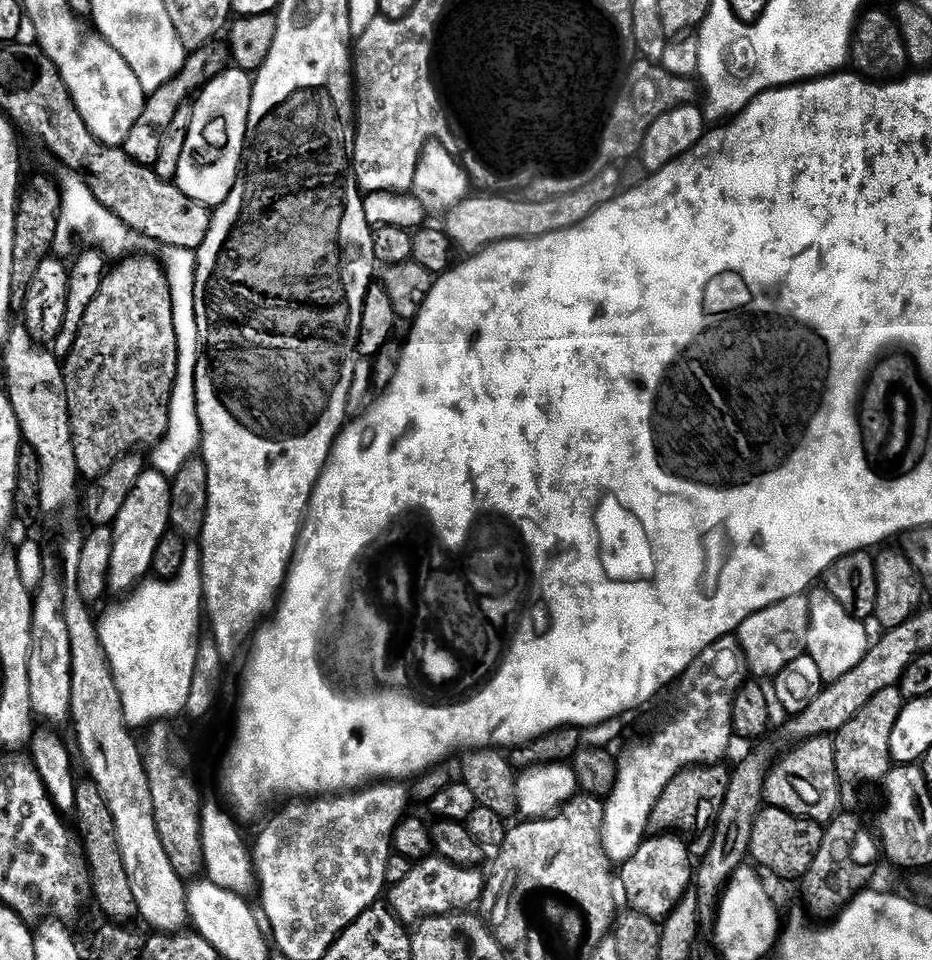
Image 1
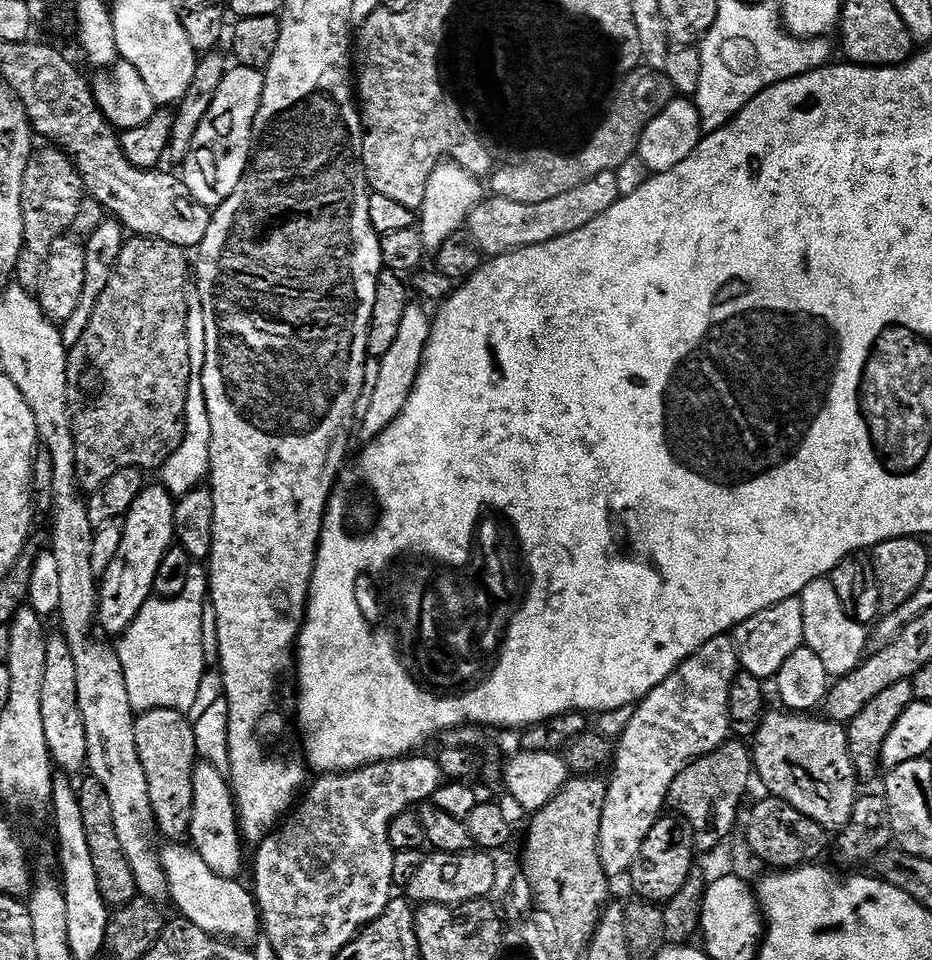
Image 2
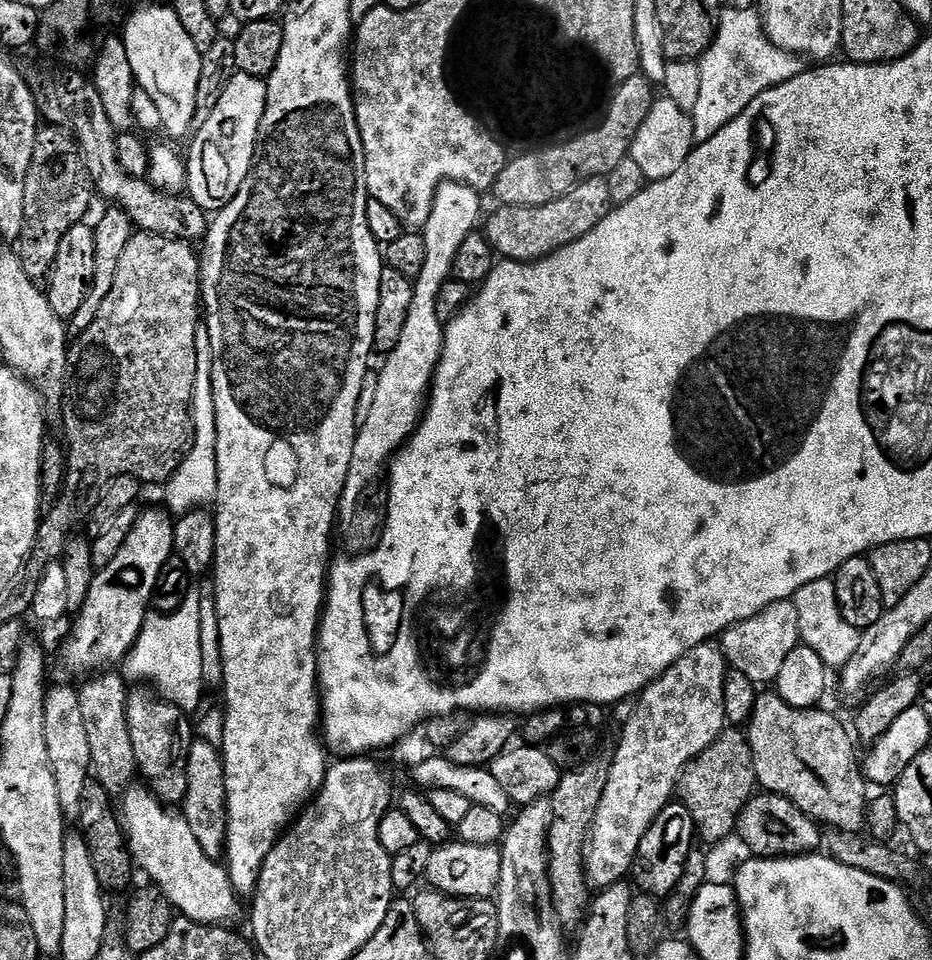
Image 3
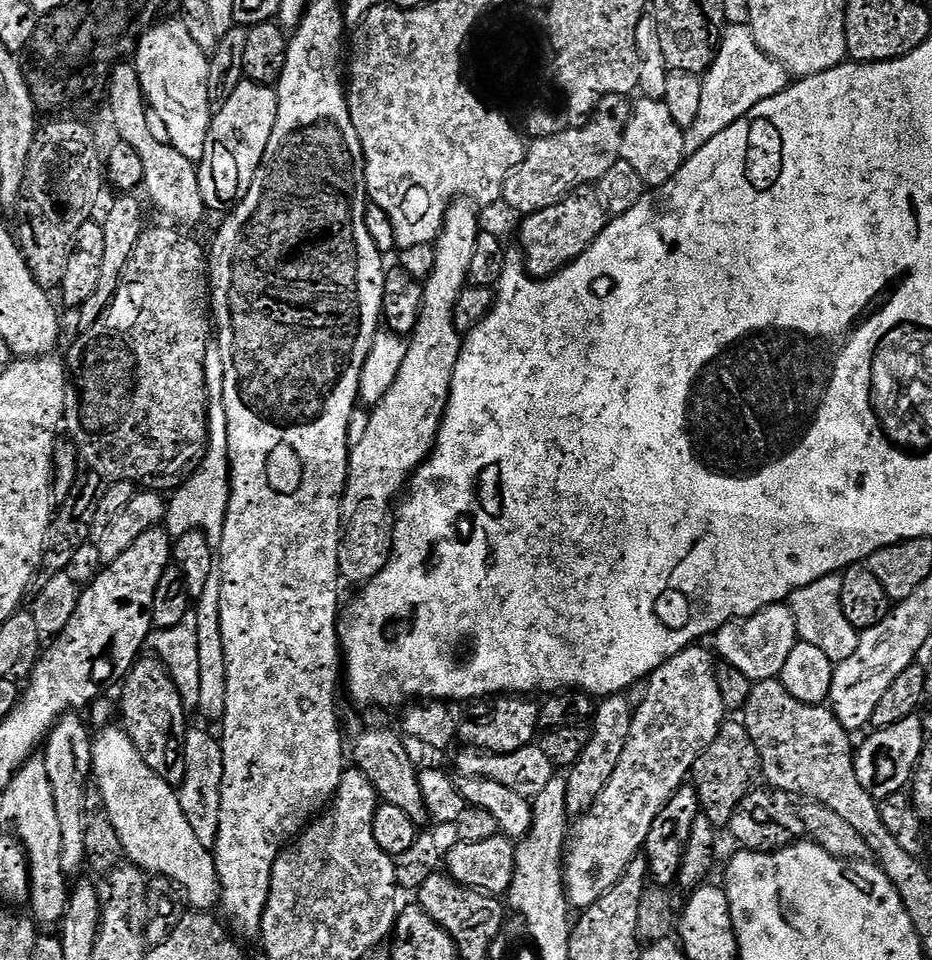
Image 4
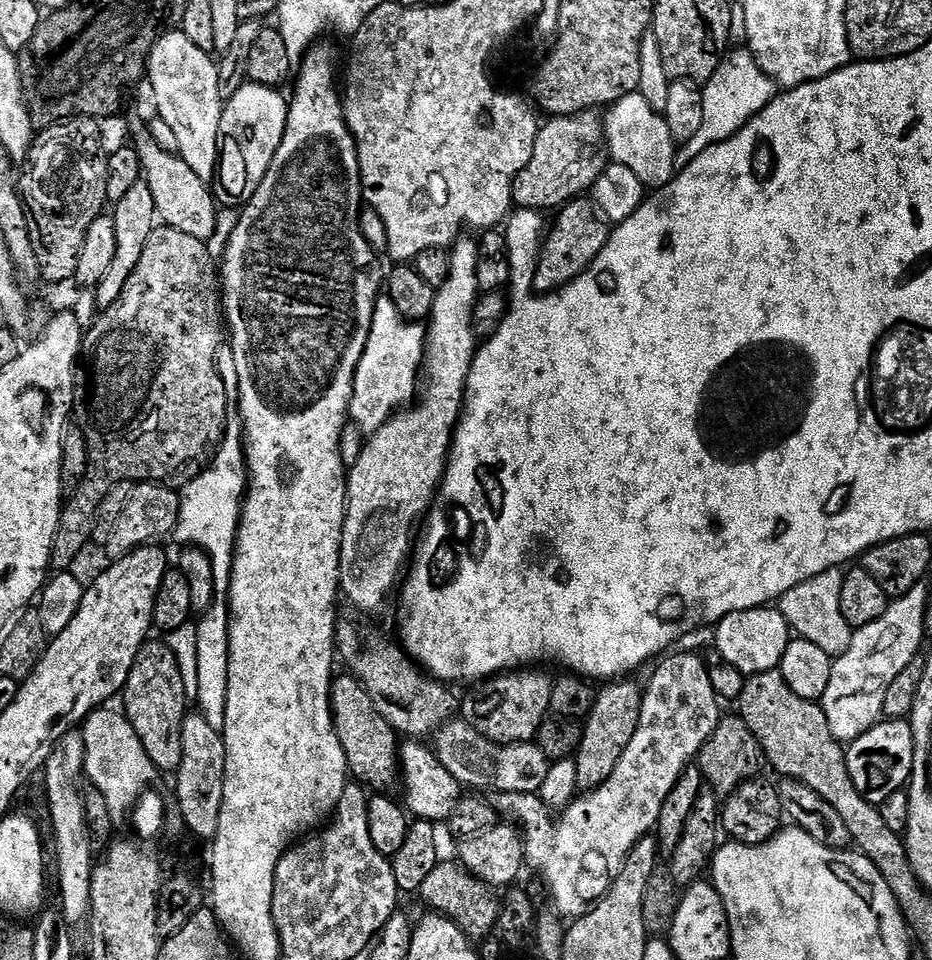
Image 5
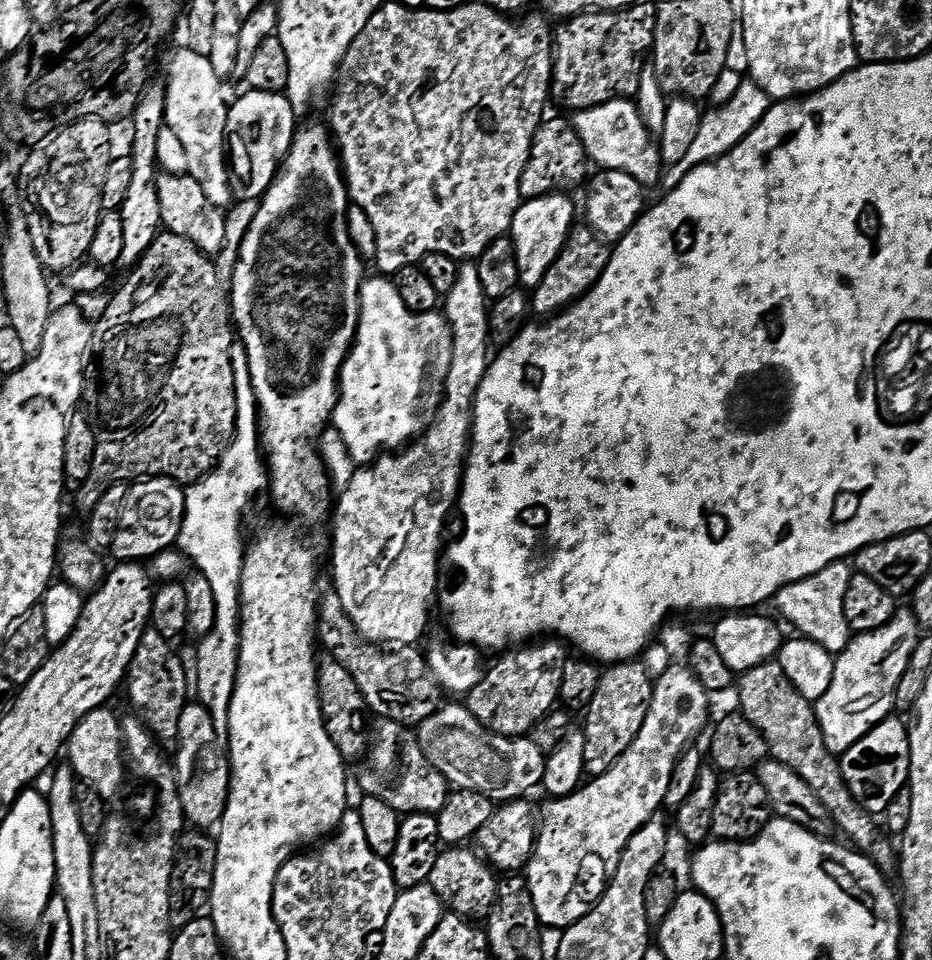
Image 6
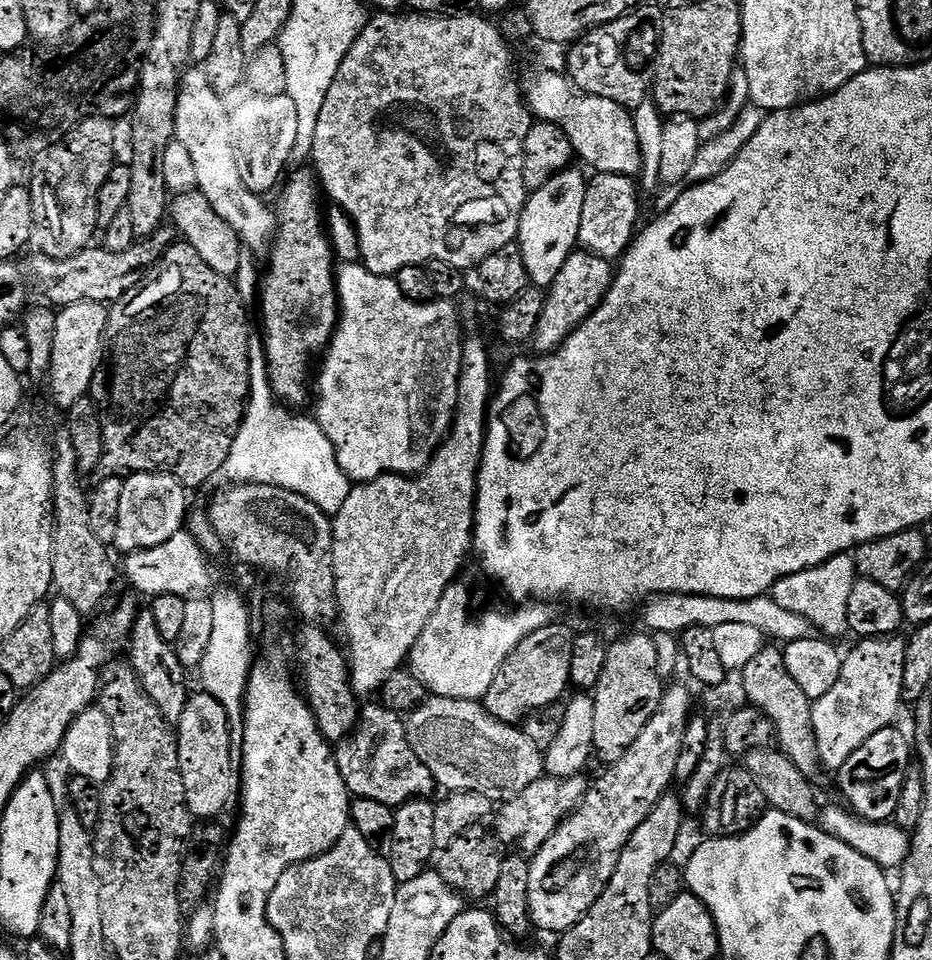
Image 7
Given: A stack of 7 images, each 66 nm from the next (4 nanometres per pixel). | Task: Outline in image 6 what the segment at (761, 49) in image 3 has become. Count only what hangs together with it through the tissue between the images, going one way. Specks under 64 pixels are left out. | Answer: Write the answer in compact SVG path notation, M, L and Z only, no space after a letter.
M745 82L729 98L728 104L714 109L713 112L705 111L700 122L698 138L694 138L694 143L682 162L671 165L663 173L663 187L666 186L665 189L668 190L677 188L687 172L703 164L709 164L711 160L716 160L719 156L725 156L730 150L734 150L734 146L738 146L738 142L742 142L742 138L746 138L746 134L750 134L750 130L754 130L754 126L760 124L760 119L767 114L769 107L770 101L764 91L757 84Z

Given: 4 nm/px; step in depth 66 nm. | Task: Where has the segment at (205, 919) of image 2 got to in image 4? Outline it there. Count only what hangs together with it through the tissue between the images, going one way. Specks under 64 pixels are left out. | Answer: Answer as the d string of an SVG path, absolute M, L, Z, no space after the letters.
M104 726L95 733L92 776L106 802L106 814L114 830L118 830L125 857L145 874L164 876L172 881L193 909L215 909L220 899L215 855L198 842L190 822L186 822L179 791L142 762L142 754L138 754L123 727Z

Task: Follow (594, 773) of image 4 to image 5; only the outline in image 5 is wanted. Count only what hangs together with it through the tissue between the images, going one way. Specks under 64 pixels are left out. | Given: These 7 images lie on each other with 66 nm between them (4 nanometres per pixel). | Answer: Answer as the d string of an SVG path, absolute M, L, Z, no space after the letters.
M617 678L605 683L596 693L594 710L590 710L588 719L583 721L582 742L574 757L578 766L577 789L587 794L593 788L602 786L610 774L614 774L614 766L618 766L618 758L626 754L626 746L630 746L630 738L634 738L638 730L638 718L642 714L644 688L636 685L632 678Z

